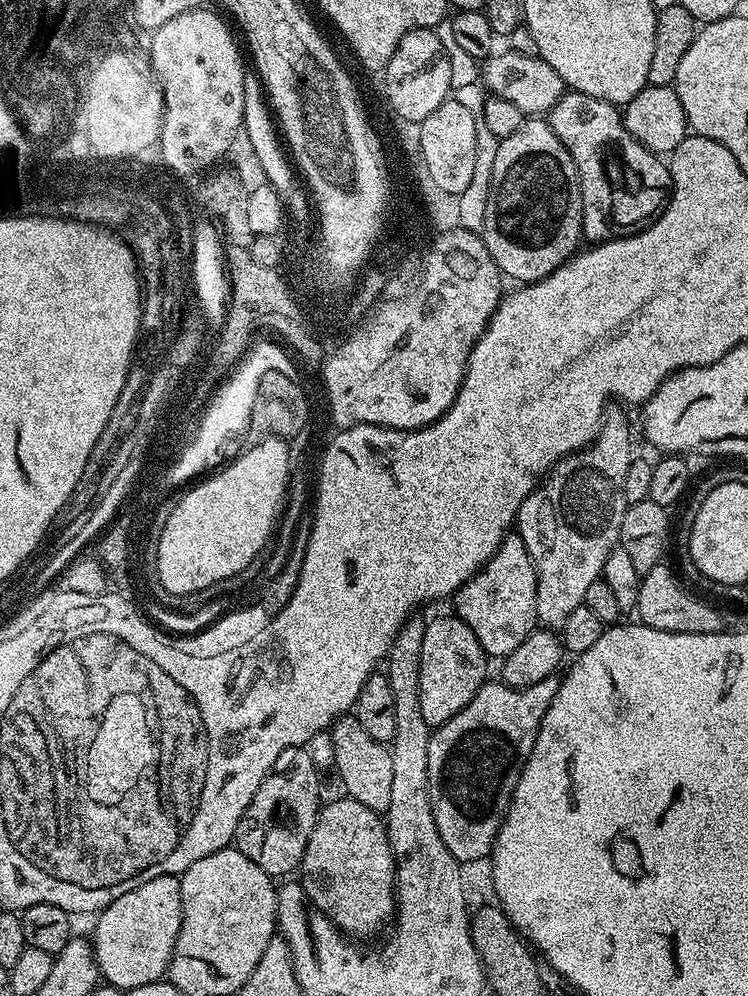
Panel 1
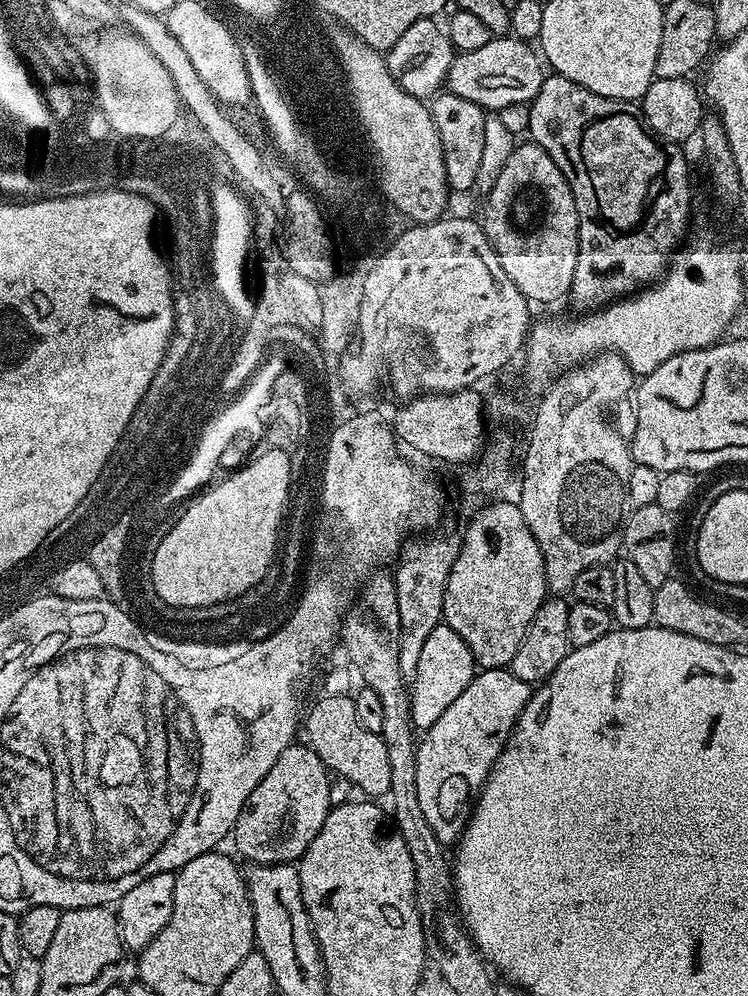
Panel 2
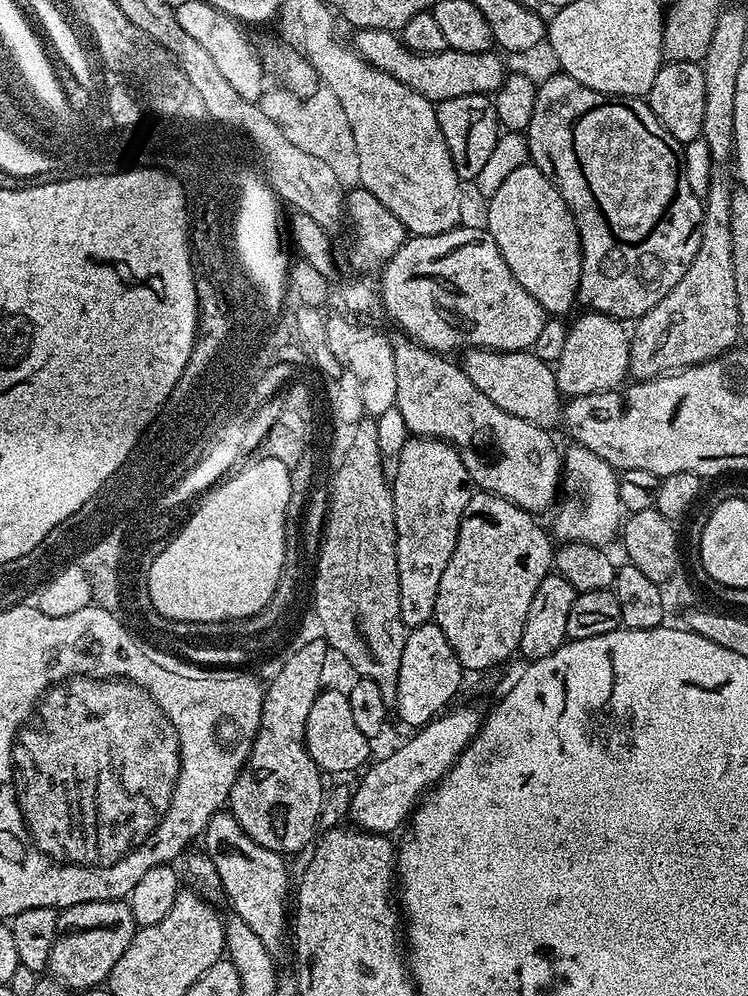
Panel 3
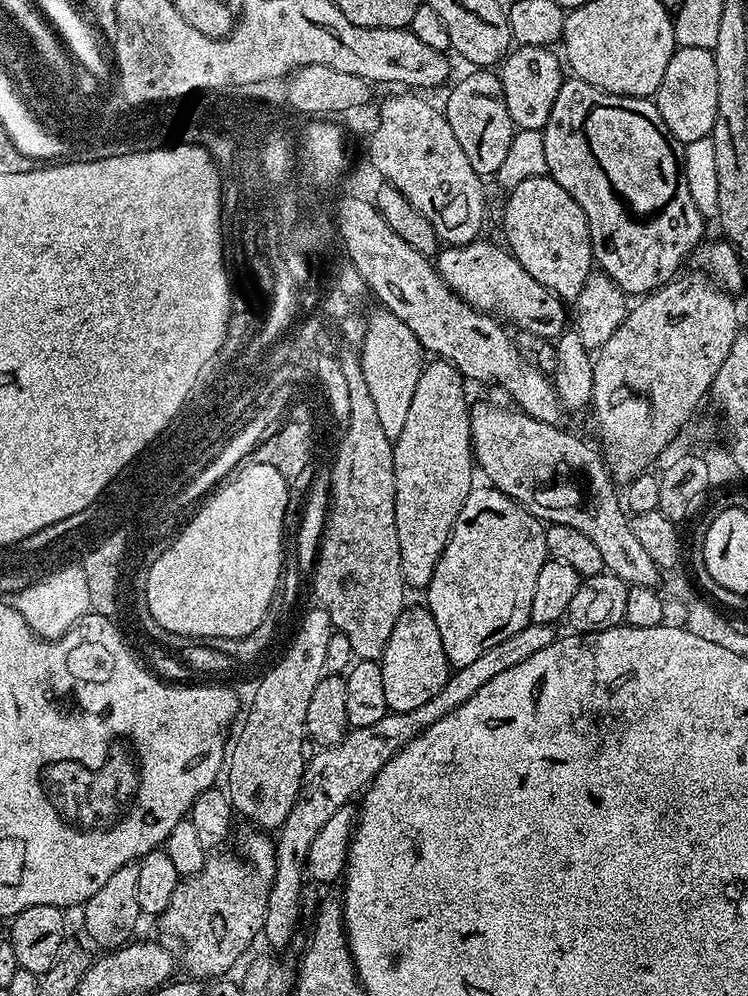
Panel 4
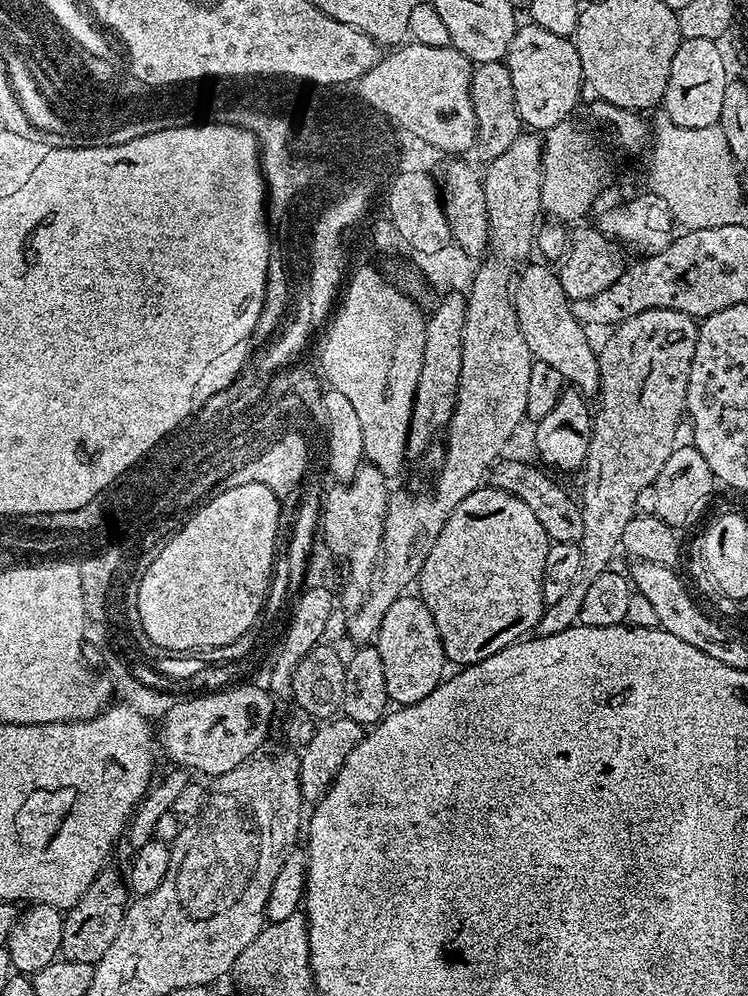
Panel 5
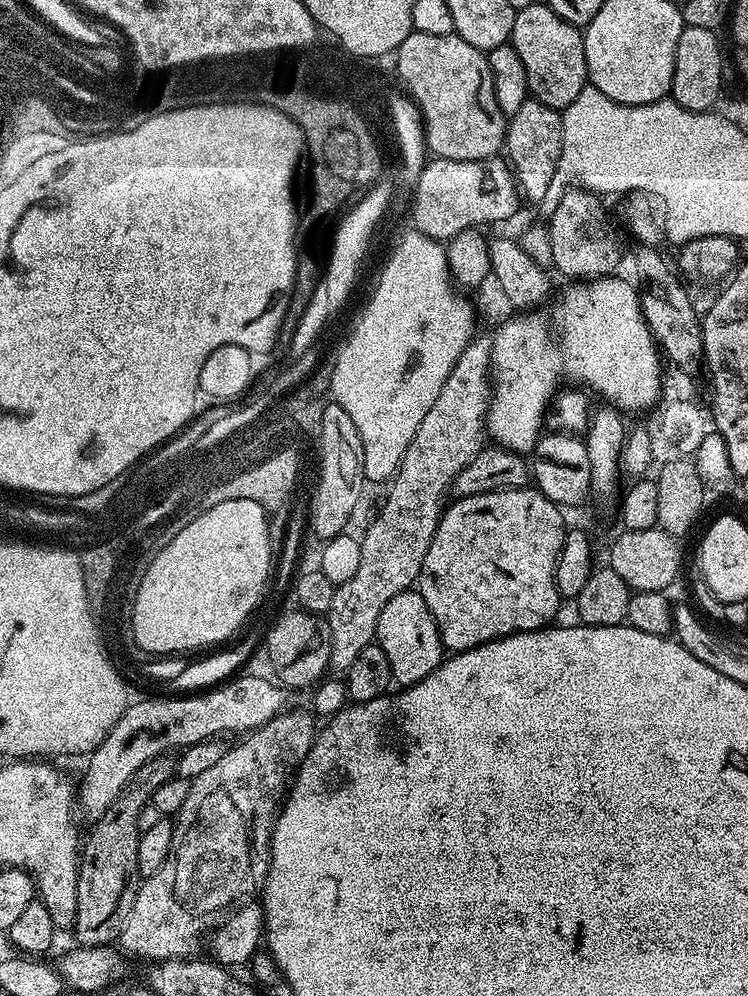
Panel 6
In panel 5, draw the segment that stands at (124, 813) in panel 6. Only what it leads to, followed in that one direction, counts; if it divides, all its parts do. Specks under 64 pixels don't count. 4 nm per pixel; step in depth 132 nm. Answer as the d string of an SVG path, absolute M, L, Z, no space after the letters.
M106 866L90 882L86 894L78 898L74 907L67 909L64 916L64 929L62 930L62 946L60 947L63 959L74 962L86 962L95 965L110 950L110 942L118 938L118 930L122 930L124 914L128 910L130 893L123 875L120 876Z

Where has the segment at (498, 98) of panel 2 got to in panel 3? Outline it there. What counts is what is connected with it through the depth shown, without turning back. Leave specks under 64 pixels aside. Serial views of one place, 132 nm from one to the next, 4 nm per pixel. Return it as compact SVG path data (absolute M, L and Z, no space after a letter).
M357 28L354 48L360 57L374 65L377 70L393 75L398 82L412 87L430 101L439 102L446 98L462 98L466 94L492 94L500 87L506 75L506 67L495 56L495 51L459 52L445 48L442 52L415 52L404 45L395 32L377 28Z

